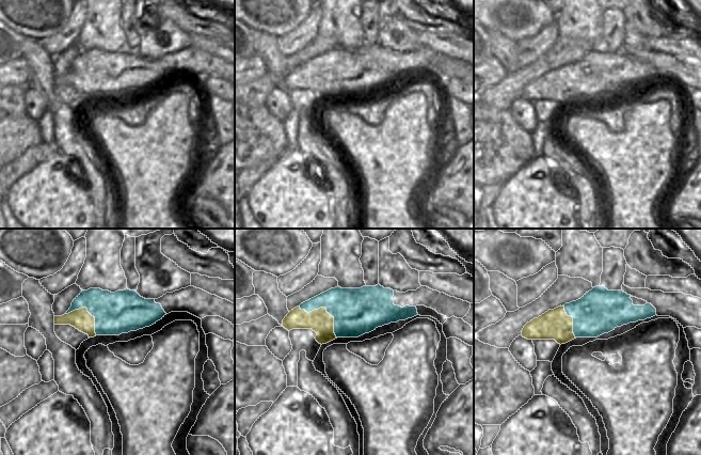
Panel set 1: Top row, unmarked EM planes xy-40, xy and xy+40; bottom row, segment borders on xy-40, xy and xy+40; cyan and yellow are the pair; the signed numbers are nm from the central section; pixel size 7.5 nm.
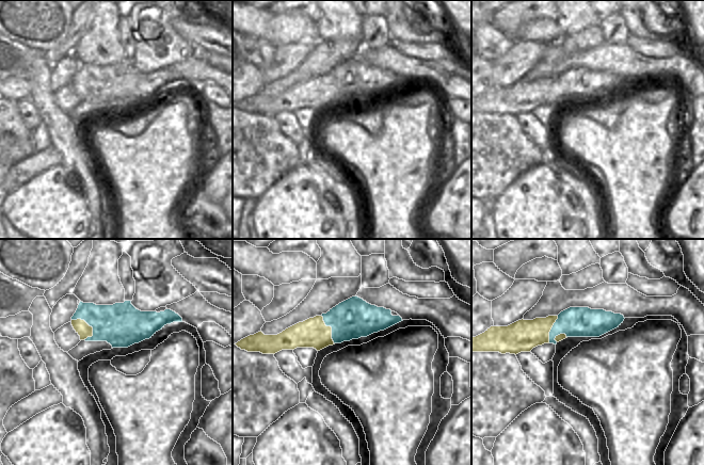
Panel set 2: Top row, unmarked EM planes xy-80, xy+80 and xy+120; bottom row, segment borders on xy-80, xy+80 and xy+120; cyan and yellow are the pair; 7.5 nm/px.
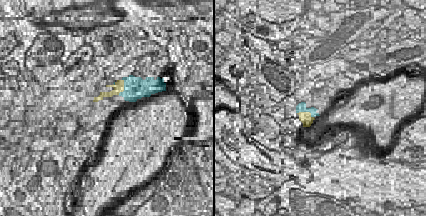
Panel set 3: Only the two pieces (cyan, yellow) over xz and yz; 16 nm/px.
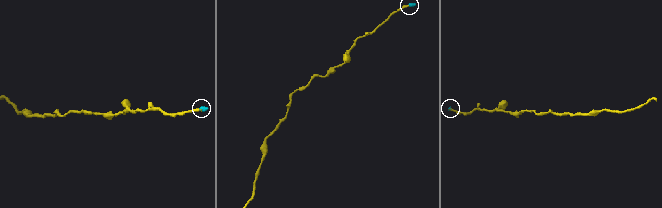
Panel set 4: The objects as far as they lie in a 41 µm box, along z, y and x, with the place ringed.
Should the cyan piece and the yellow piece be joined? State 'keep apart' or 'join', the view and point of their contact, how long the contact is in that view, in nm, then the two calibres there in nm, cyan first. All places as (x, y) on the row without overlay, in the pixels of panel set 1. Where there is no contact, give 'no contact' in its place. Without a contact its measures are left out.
keep apart; meets cyan in xy at (327, 71); contact 380 nm long; 360 nm thick on the cyan side, 180 nm on the other

